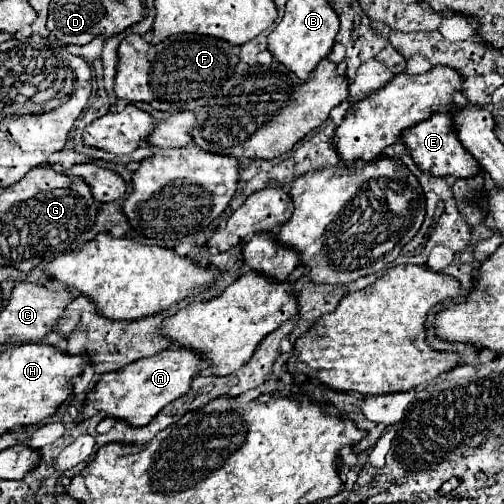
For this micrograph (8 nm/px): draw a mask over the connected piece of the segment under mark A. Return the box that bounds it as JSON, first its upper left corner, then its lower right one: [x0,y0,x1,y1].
[75,349,201,427]

